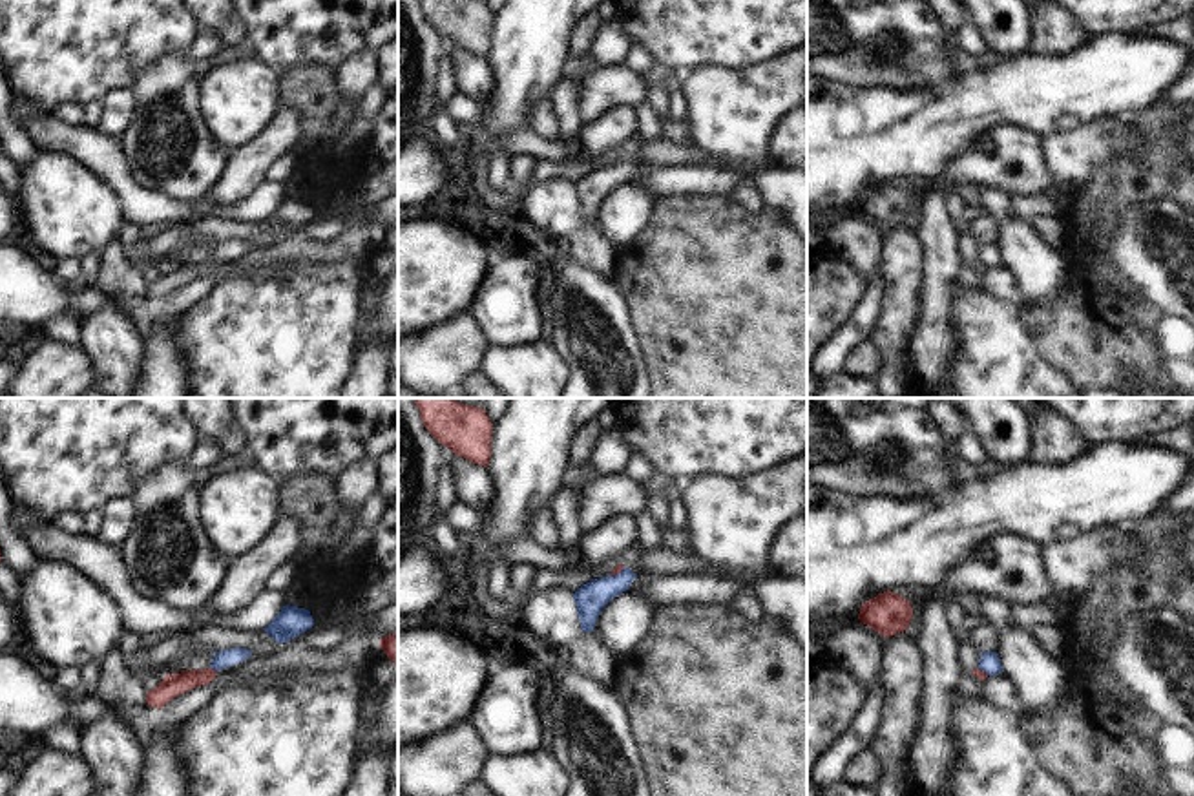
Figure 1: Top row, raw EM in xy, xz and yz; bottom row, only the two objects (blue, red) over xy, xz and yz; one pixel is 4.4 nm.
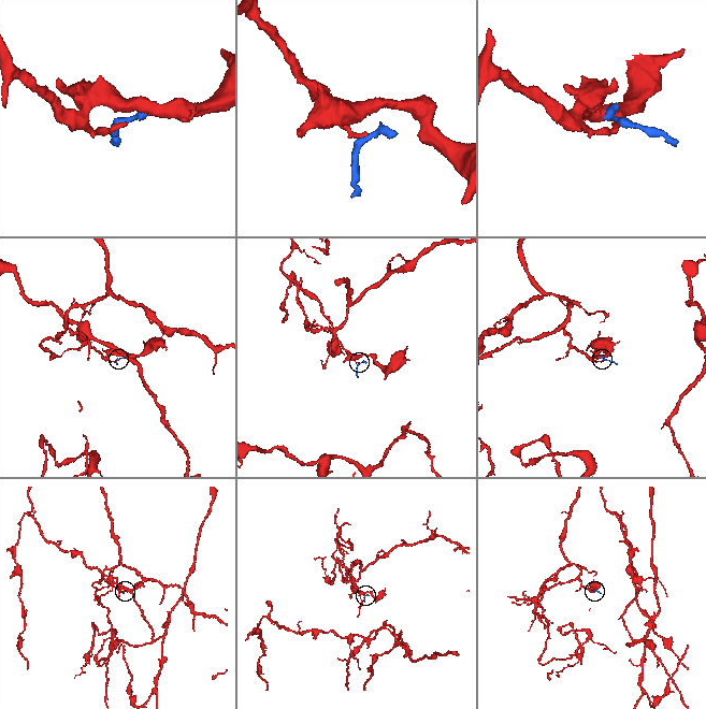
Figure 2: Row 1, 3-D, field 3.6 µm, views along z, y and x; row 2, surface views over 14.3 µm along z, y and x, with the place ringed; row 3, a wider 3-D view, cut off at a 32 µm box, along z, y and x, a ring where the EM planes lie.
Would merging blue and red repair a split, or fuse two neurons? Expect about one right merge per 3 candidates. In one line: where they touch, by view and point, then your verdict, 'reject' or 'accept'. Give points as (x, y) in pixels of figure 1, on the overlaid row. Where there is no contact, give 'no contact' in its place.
meets blue in xy at (214, 669); reject

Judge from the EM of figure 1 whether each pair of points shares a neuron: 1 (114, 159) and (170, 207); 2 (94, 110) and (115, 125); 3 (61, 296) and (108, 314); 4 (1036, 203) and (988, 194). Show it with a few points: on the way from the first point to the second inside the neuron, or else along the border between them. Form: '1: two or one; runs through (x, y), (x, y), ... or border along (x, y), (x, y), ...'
1: one; runs through (117, 176), (148, 207), (154, 207)
2: two; border along (101, 99), (101, 117), (95, 125)
3: two; border along (110, 300), (79, 322)
4: two; border along (1010, 196), (1012, 209), (1030, 219)

